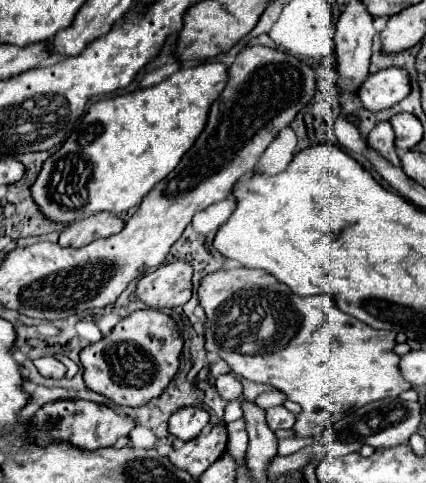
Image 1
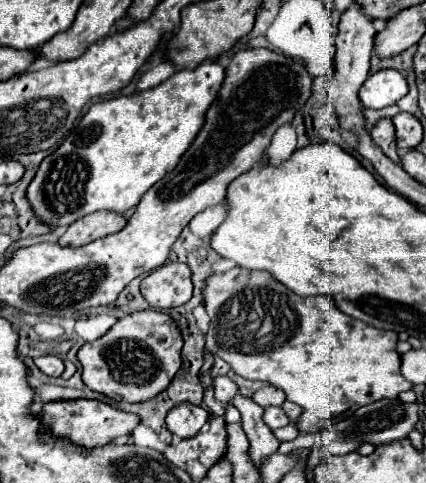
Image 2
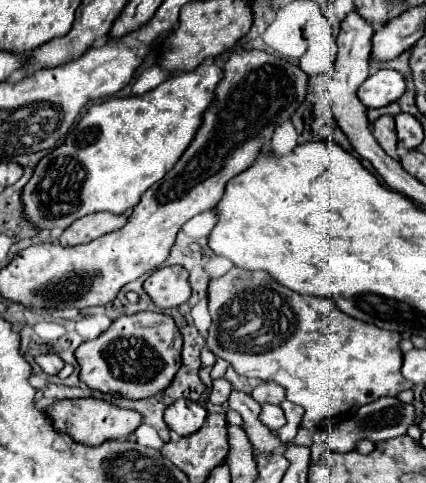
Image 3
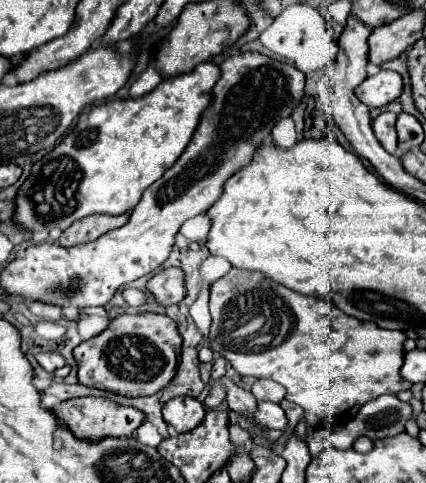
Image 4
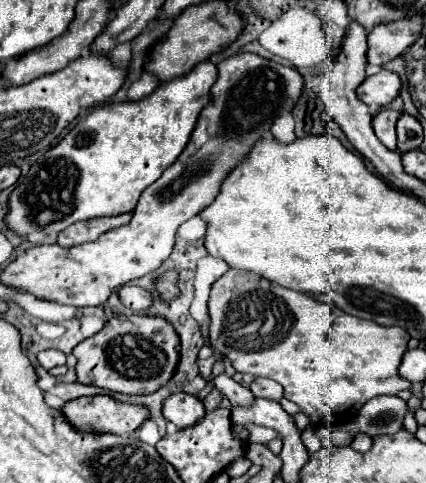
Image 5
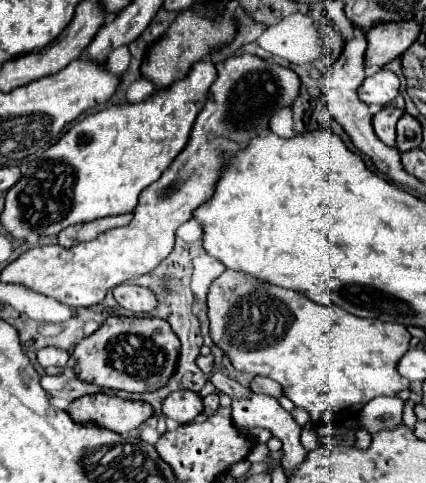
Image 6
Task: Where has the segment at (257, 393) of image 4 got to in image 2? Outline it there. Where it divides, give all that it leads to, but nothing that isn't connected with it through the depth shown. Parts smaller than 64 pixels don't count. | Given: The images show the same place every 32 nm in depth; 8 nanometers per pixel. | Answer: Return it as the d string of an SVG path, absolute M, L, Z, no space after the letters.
M264 386L264 388L260 388L260 390L254 392L252 400L256 400L260 406L270 406L270 404L282 406L282 402L286 400L286 396L284 396L284 392L282 392L280 388L276 388L276 386Z

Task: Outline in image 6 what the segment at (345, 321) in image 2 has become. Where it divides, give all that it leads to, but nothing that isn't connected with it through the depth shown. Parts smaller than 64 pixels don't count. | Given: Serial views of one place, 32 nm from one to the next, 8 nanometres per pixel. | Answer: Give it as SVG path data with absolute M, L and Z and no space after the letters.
M224 270L212 284L210 284L210 290L208 290L208 320L210 320L210 336L214 340L214 344L230 358L232 366L240 372L248 372L248 374L258 374L258 376L268 376L272 380L276 380L282 388L284 388L284 394L300 408L308 410L310 412L310 418L314 424L320 424L324 412L332 412L332 414L341 413L342 417L348 419L354 412L360 411L364 404L368 404L372 398L376 396L396 396L400 390L406 390L410 386L408 380L404 380L398 372L396 372L396 360L400 360L400 356L404 356L410 348L410 334L408 330L402 326L402 324L396 324L396 322L382 322L382 320L372 320L372 318L360 318L360 316L354 316L342 308L336 308L336 306L324 306L324 304L318 304L318 302L312 302L308 300L306 296L302 296L300 292L296 290L286 290L286 288L280 288L280 286L272 286L272 284L264 284L262 280L252 280L252 276L244 276L240 272L232 272L232 270Z

